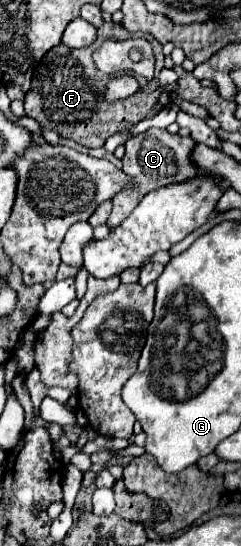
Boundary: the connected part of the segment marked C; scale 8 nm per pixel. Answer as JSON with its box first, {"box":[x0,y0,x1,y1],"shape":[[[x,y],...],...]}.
{"box":[107,129,203,227],"shape":[[[147,129],[145,133],[129,139],[125,143],[125,149],[127,153],[123,157],[123,171],[135,185],[113,197],[113,211],[107,219],[109,227],[117,227],[121,221],[125,221],[127,215],[131,215],[131,211],[139,205],[143,195],[147,195],[151,189],[157,189],[175,181],[187,181],[195,175],[203,175],[201,171],[195,169],[195,165],[191,165],[191,159],[189,159],[193,149],[191,137],[171,135],[167,129]]]}

